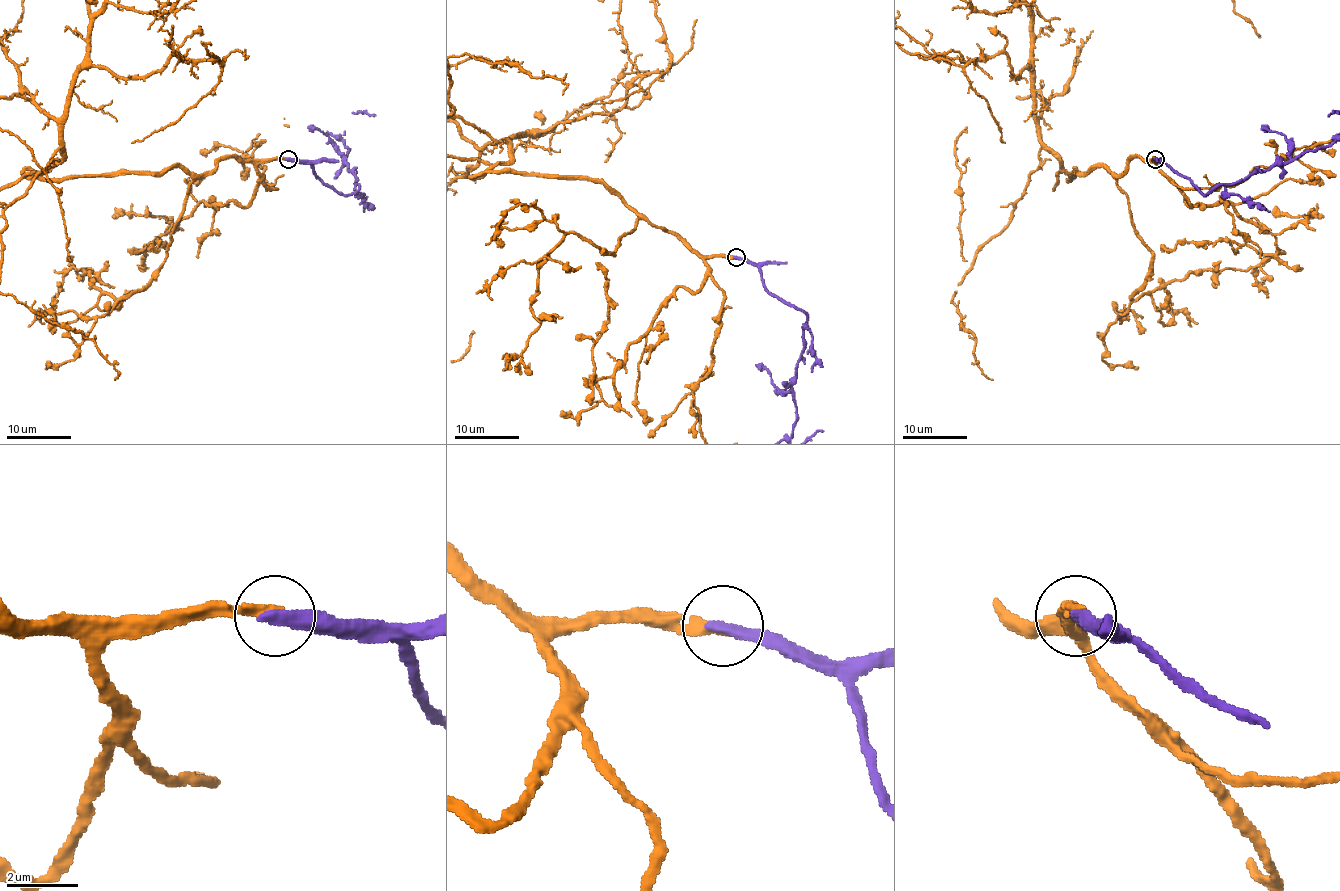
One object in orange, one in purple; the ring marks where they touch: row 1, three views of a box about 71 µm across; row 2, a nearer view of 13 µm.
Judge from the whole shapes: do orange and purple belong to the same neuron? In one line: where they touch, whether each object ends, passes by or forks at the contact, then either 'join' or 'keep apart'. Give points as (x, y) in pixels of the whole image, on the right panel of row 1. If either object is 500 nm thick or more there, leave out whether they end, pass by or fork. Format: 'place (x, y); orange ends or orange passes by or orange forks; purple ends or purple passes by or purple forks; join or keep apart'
place (1155, 159); orange ends; purple ends; join

